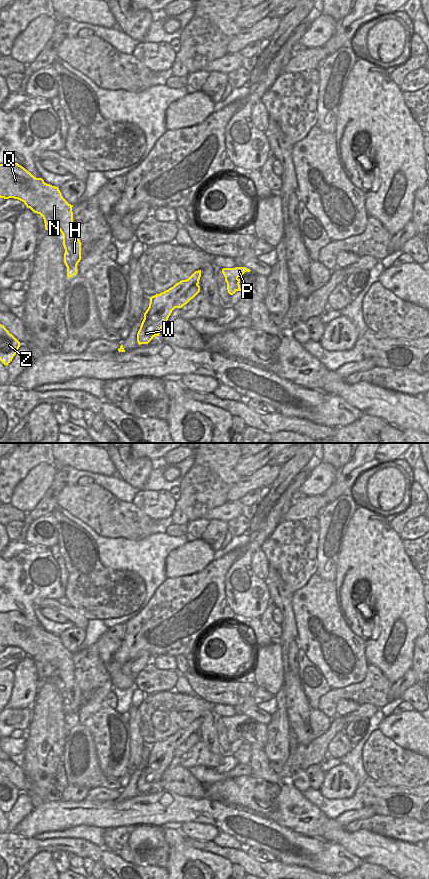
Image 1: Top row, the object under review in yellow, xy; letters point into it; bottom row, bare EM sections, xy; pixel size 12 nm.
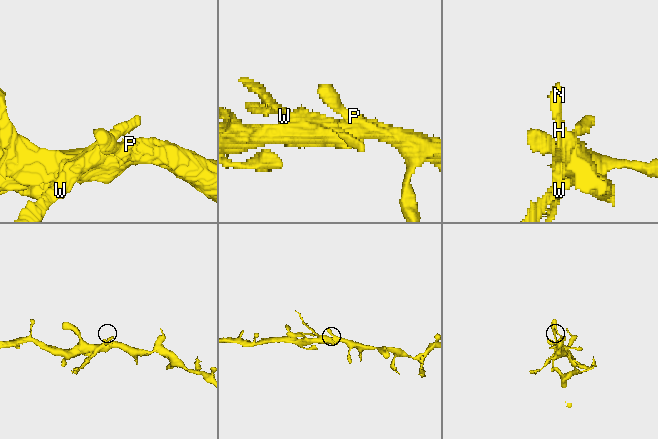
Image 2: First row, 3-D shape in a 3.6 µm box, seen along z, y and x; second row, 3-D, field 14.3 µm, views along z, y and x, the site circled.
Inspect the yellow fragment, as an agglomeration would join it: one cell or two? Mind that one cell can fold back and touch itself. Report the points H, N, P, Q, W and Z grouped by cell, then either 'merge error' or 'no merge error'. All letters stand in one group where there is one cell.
H N P Q Z / W | merge error

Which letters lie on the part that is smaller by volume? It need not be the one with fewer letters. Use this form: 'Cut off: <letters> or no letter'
Cut off: W.

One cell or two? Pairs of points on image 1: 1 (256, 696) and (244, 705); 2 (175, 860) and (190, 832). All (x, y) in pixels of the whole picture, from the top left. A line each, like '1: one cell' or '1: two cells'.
1: one cell
2: two cells

